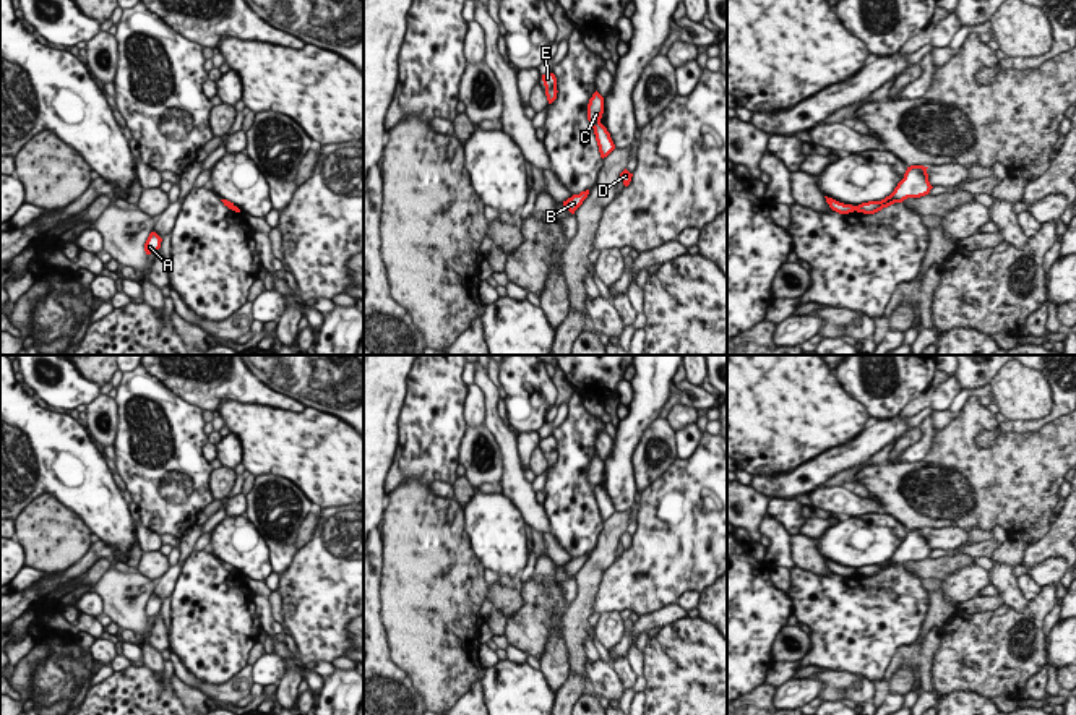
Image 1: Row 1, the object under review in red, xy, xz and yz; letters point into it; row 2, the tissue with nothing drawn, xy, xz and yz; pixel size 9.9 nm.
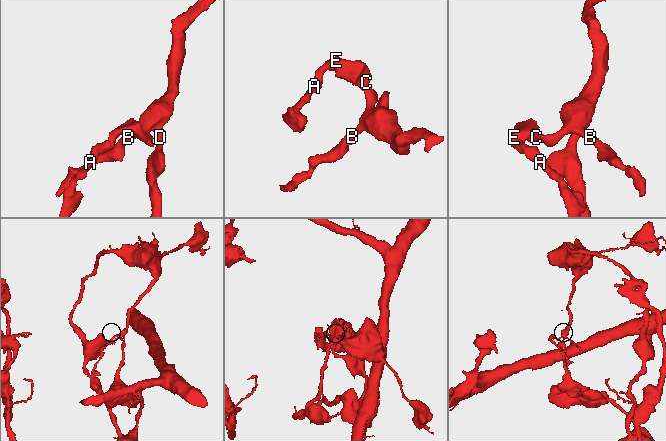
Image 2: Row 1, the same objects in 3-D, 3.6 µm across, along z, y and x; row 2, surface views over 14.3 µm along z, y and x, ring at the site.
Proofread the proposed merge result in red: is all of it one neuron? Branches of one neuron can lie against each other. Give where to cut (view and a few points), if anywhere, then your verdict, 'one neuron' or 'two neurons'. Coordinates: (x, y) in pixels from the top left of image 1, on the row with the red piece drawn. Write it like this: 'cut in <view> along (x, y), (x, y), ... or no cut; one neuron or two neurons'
cut in xz along (599, 120), (593, 127); two neurons

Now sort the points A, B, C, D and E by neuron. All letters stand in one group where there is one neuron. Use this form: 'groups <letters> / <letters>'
groups A C E / B D

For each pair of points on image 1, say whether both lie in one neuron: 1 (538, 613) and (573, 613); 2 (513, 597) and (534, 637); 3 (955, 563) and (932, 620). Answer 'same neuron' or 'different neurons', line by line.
1: different neurons
2: different neurons
3: same neuron

